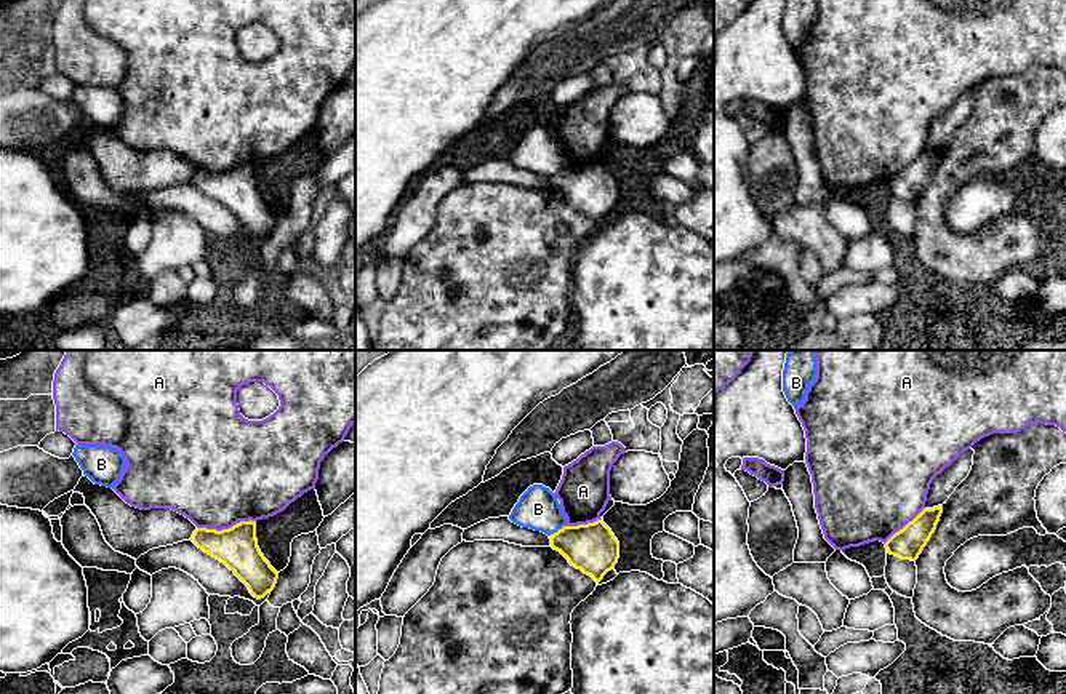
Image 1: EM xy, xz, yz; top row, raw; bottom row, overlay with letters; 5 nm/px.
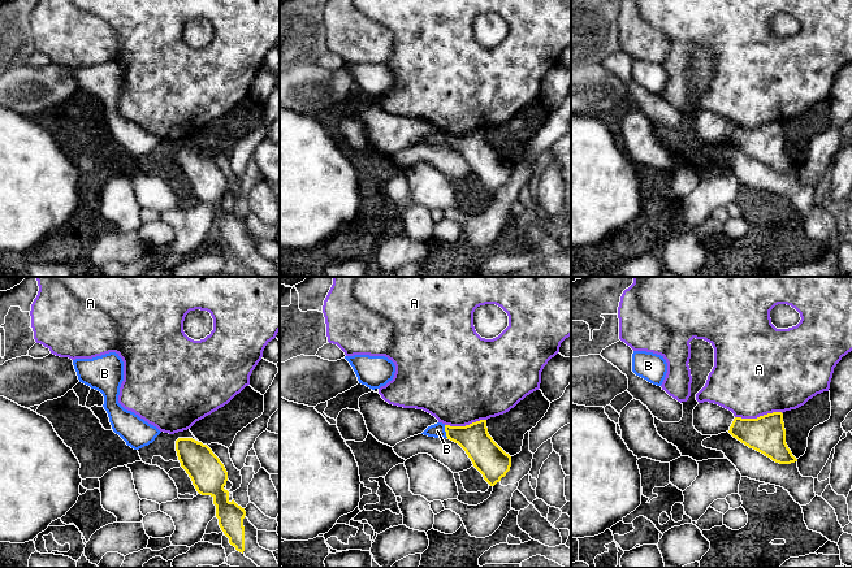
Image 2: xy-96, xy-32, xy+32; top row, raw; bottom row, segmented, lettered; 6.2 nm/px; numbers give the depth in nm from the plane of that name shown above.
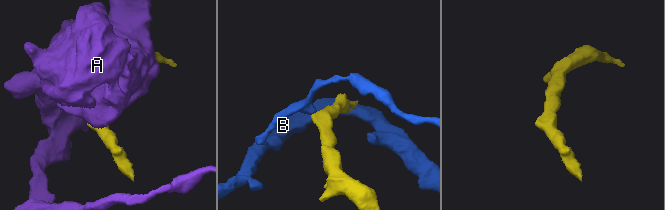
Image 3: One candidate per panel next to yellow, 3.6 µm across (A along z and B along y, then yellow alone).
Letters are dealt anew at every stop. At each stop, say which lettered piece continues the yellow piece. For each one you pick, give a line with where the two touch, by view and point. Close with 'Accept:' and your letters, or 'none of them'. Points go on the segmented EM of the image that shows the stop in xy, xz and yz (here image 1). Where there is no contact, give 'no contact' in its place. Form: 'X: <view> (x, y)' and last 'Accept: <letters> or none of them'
Accept: none of them

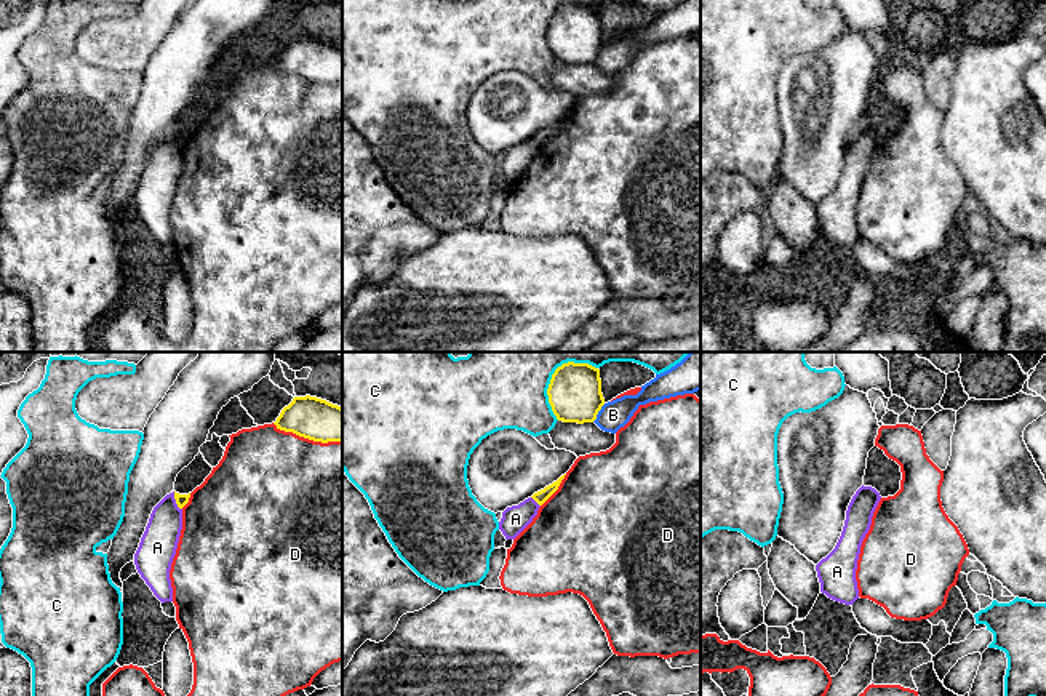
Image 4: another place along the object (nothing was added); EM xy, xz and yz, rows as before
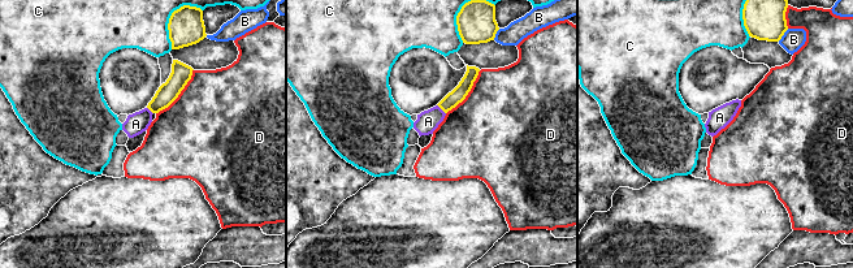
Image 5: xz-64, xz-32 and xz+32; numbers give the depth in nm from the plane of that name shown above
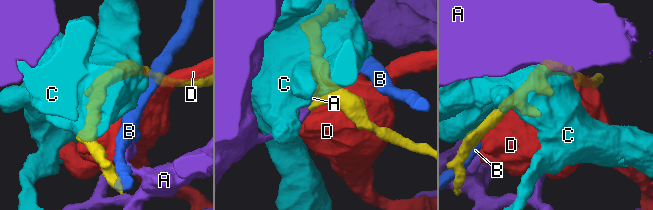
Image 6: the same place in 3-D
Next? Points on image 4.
Accept: none of them

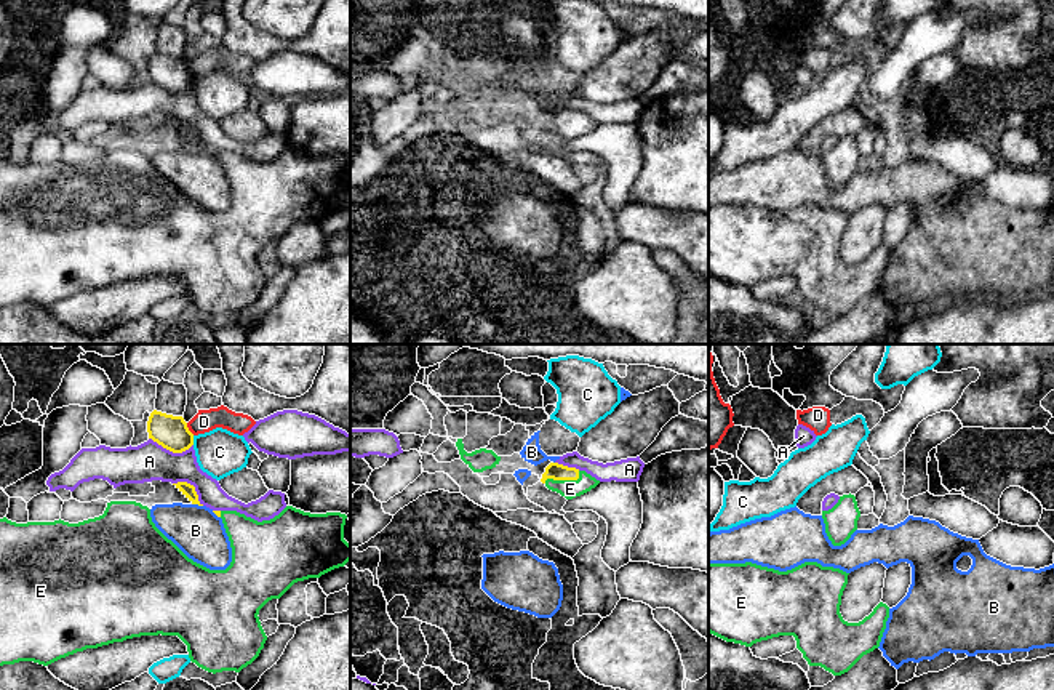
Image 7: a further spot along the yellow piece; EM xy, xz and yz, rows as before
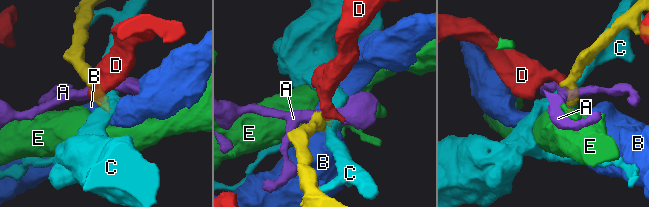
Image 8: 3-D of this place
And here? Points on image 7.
E: xz (563, 479)
Accept: E

